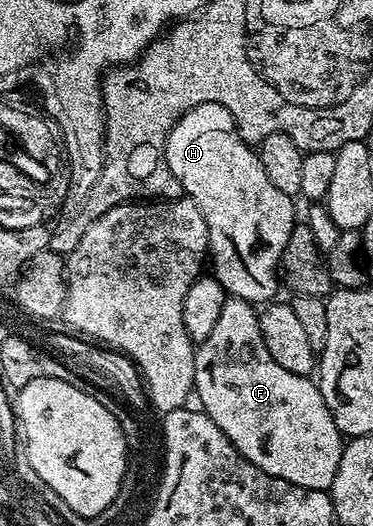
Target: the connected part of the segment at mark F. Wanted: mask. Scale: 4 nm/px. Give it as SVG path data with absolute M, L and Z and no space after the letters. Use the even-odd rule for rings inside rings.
M228 297L227 302L221 308L221 316L217 319L217 325L213 328L213 333L209 335L209 340L198 343L195 352L195 389L202 397L204 414L209 416L209 420L213 420L213 424L217 424L217 428L221 428L221 432L225 432L225 436L237 448L237 452L241 452L241 456L245 456L245 460L252 462L261 472L301 488L330 491L333 476L337 476L337 464L341 464L341 452L345 445L344 435L339 433L337 424L333 424L333 416L329 416L329 408L325 408L325 400L321 396L318 385L308 375L294 374L289 372L289 368L281 368L281 364L277 364L277 360L269 356L269 348L265 348L265 340L261 336L259 315L260 311L252 303L243 298Z

